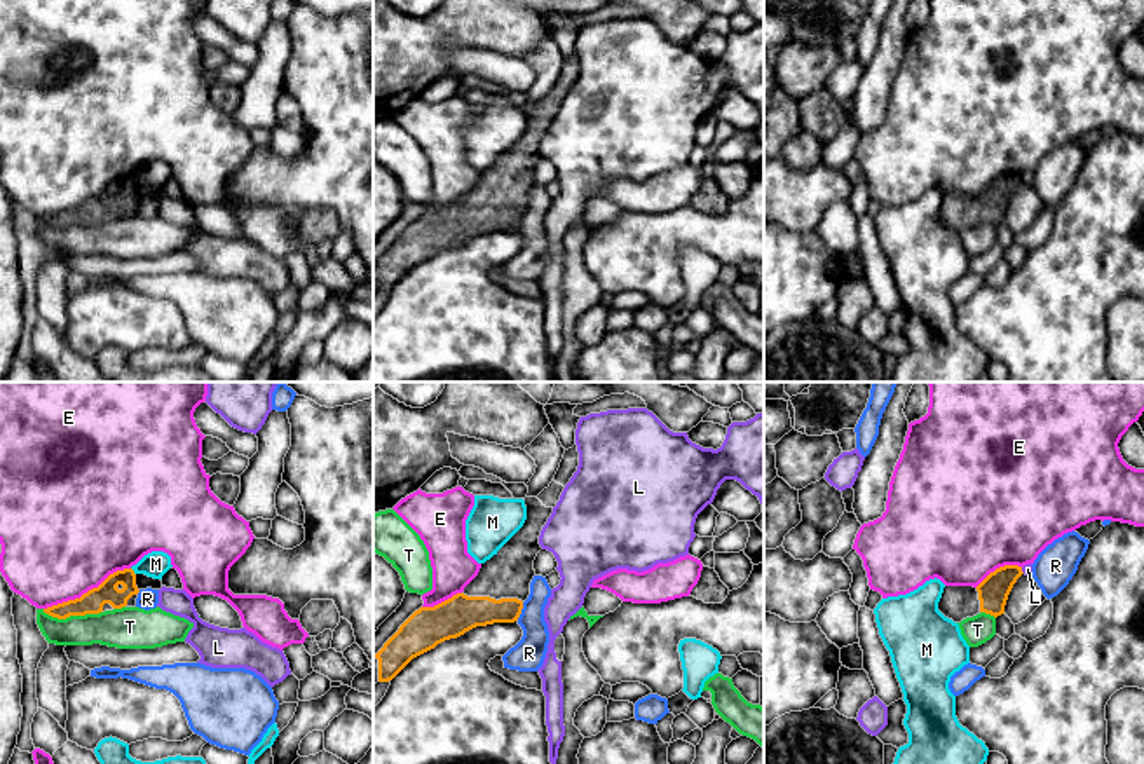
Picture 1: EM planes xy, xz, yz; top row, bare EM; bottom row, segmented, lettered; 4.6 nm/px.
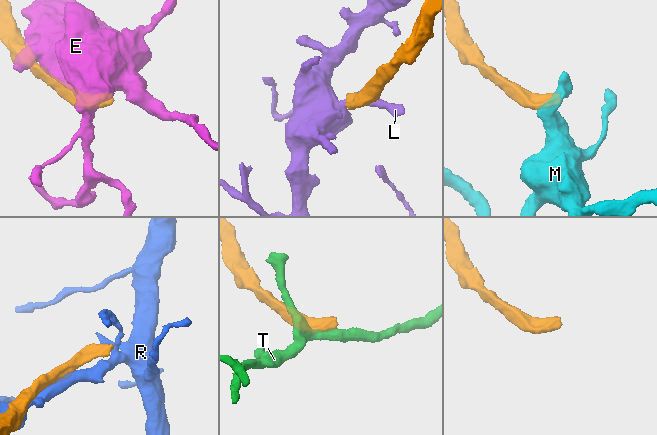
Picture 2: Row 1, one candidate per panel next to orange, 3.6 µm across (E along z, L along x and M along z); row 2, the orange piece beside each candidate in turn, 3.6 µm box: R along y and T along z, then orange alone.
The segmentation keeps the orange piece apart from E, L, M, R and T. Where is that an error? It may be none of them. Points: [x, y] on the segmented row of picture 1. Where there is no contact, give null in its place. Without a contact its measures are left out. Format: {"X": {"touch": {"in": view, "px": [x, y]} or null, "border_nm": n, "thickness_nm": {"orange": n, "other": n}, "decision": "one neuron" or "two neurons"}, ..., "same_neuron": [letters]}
{"E": {"touch": {"in": "xy", "px": [88, 592]}, "border_nm": 440, "thickness_nm": {"orange": 110, "other": 500}, "decision": "two neurons"}, "L": {"touch": {"in": "yz", "px": [1021, 571]}, "border_nm": 40, "thickness_nm": {"orange": 140, "other": 50}, "decision": "two neurons"}, "M": {"touch": {"in": "xy", "px": [133, 571]}, "border_nm": 40, "thickness_nm": {"orange": 110, "other": 120}, "decision": "two neurons"}, "R": {"touch": {"in": "xz", "px": [520, 611]}, "border_nm": 90, "thickness_nm": {"orange": 160, "other": 150}, "decision": "two neurons"}, "T": {"touch": {"in": "xy", "px": [72, 614]}, "border_nm": 280, "thickness_nm": {"orange": 110, "other": 190}, "decision": "two neurons"}, "same_neuron": []}

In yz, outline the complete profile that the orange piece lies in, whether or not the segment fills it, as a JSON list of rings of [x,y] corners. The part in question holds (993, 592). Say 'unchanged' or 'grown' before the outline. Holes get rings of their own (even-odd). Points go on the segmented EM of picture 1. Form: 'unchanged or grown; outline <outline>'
grown; outline [[[1004,565],[991,572],[977,588],[945,586],[938,611],[954,623],[980,612],[998,617],[1004,614],[1008,595],[1022,574],[1018,565]]]

